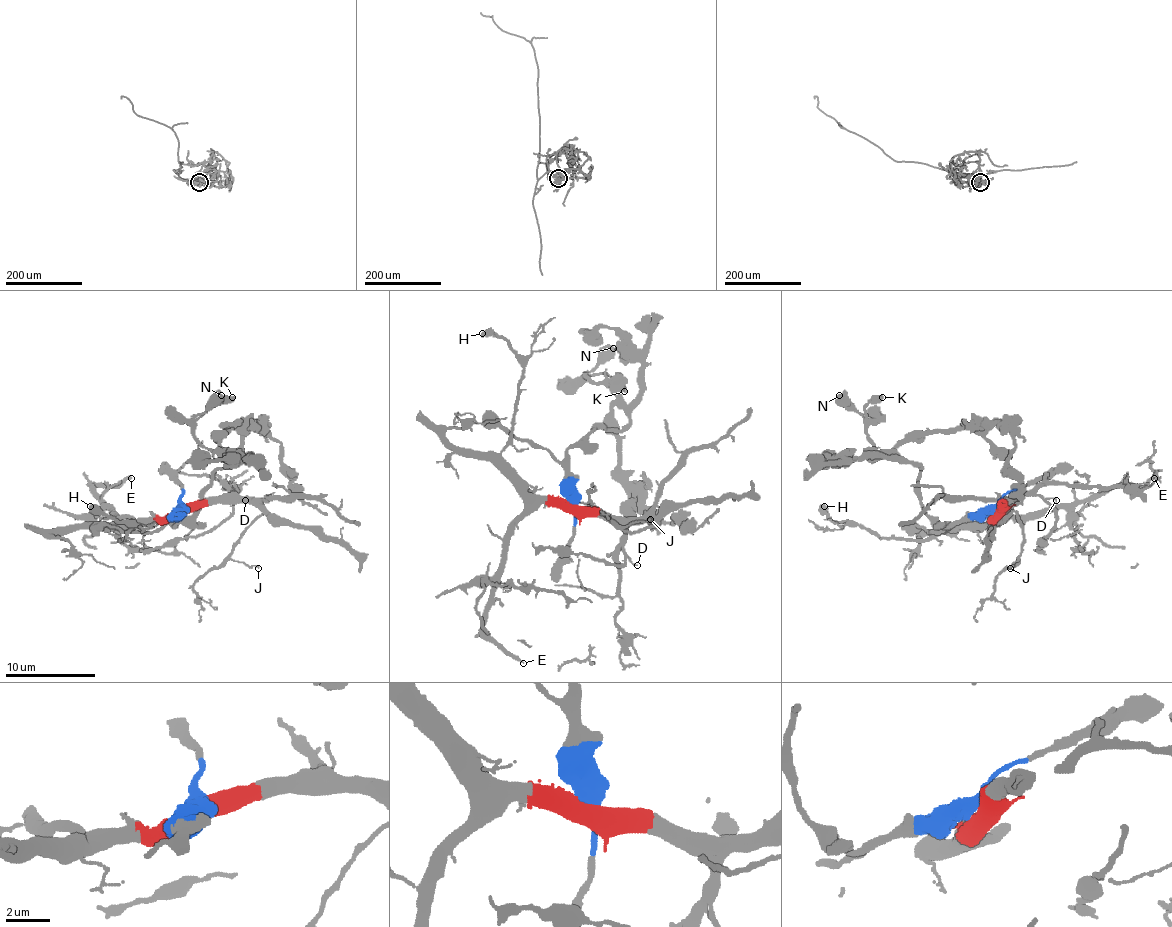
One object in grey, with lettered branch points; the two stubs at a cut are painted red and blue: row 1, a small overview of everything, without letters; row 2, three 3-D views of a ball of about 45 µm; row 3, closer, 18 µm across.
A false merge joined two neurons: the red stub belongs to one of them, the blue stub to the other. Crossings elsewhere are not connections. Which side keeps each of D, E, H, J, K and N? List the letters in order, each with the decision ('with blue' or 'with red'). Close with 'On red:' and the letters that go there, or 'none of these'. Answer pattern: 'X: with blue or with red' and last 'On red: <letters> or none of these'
D: with red
E: with red
H: with red
J: with red
K: with blue
N: with blue
On red: D, E, H, J

